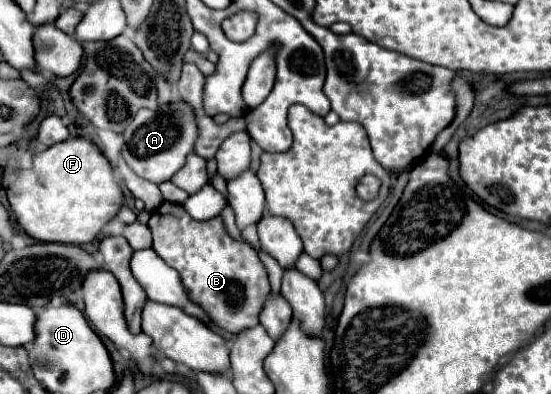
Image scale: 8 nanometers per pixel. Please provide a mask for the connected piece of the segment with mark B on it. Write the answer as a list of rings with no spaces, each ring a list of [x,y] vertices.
[[[165,203],[159,209],[151,213],[149,229],[153,233],[153,249],[155,253],[181,275],[181,283],[193,303],[205,309],[205,313],[225,331],[229,333],[241,333],[255,325],[259,325],[259,313],[263,309],[263,301],[269,297],[269,279],[267,271],[259,259],[259,255],[247,245],[231,239],[225,233],[223,221],[219,217],[209,221],[195,221],[189,217],[189,213],[181,205]]]

